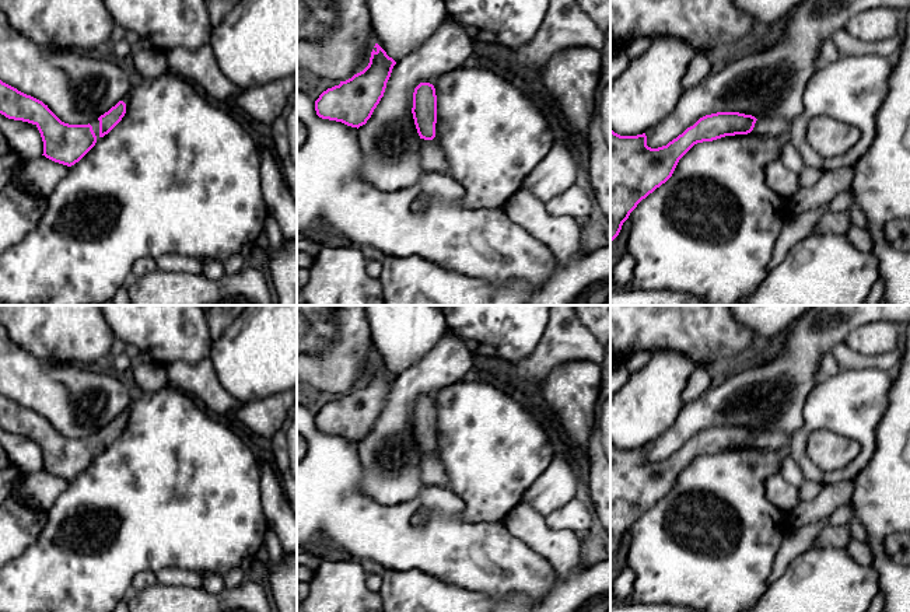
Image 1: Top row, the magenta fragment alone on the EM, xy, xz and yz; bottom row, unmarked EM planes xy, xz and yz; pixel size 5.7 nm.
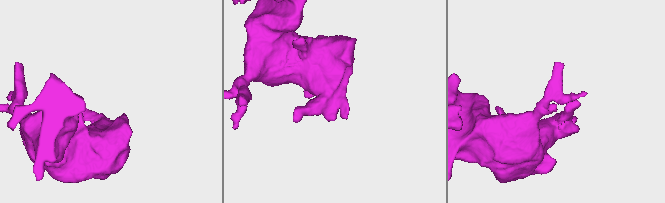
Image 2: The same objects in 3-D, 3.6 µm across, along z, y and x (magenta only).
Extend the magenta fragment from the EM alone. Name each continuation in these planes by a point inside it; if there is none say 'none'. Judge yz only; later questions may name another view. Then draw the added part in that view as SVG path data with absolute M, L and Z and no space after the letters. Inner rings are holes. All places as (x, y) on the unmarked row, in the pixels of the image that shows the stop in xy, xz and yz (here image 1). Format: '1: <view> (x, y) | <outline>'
1: yz (773, 440) | M763 431L757 433L750 447L759 451L778 451L788 447L790 437L783 431Z

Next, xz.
1: xz (431, 471) | M435 437L435 451L420 455L420 478L424 486L449 487L449 480L438 454L438 440Z

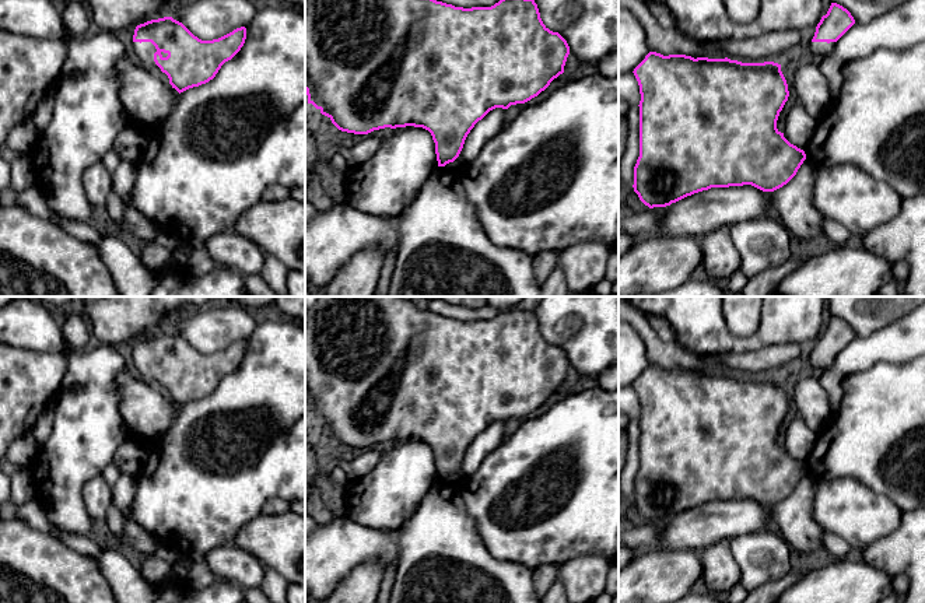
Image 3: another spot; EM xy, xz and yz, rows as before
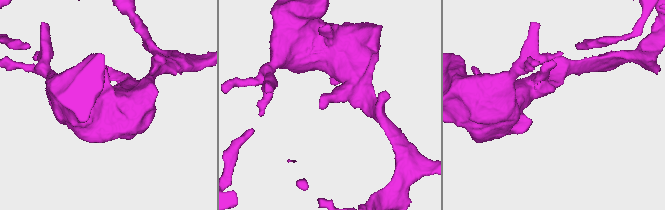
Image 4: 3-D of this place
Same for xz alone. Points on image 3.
none

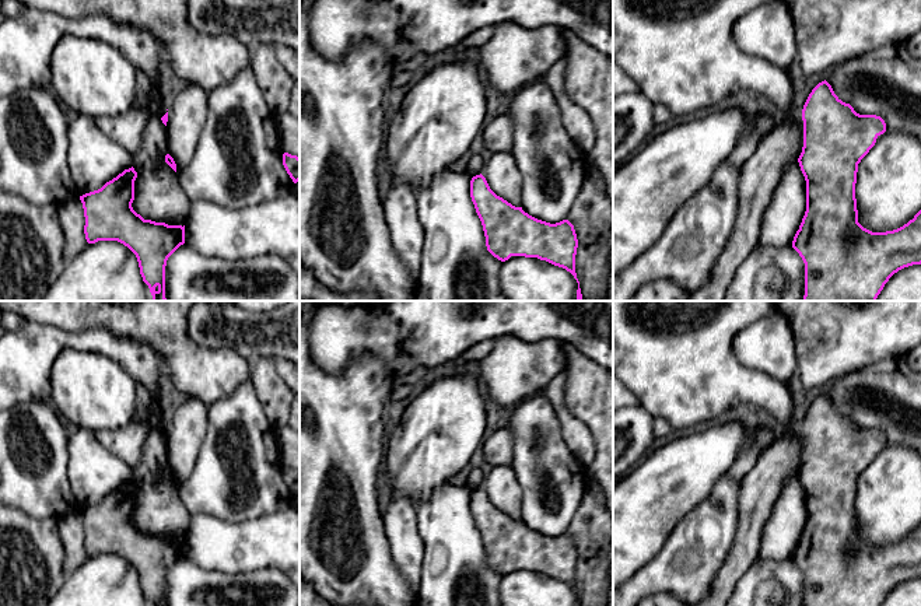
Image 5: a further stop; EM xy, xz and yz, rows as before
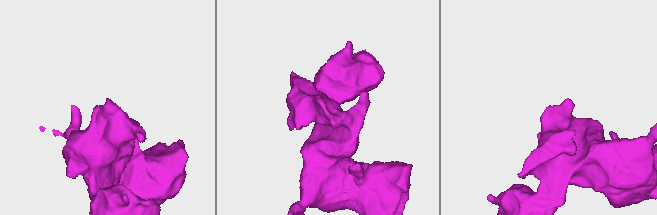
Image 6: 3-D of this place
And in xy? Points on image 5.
none

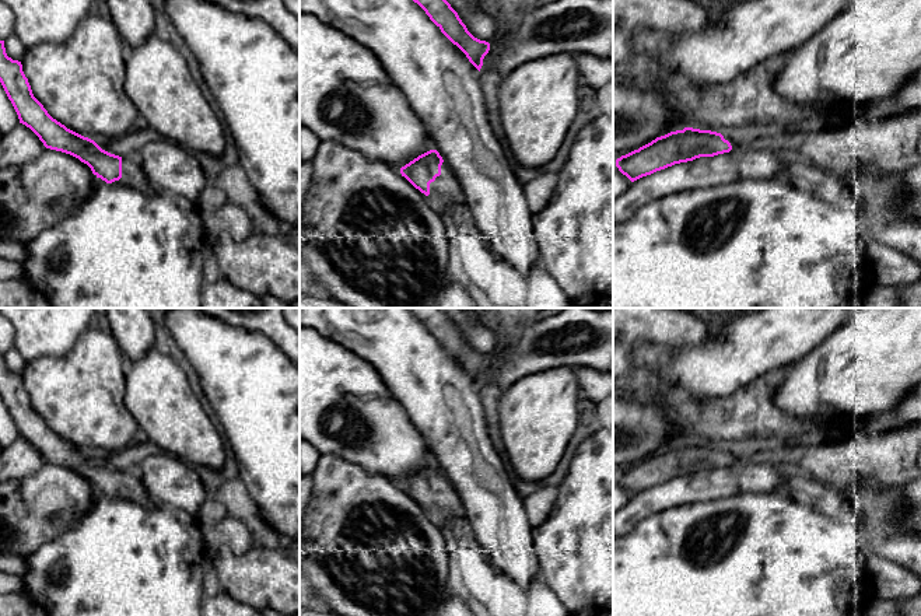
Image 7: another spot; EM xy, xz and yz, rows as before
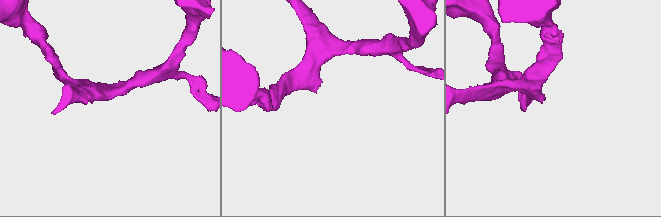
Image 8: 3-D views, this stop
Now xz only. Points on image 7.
1: xz (447, 499) | M442 476L441 489L430 497L430 508L435 508L448 515L451 526L462 533L463 526L460 522L465 519L463 504L454 484Z

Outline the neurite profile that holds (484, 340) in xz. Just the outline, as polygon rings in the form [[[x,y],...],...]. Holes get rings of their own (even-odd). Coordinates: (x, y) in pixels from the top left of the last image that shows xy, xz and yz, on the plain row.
[[[441,308],[458,326],[467,344],[477,353],[494,356],[507,342],[500,333],[484,328],[480,316],[469,308]]]

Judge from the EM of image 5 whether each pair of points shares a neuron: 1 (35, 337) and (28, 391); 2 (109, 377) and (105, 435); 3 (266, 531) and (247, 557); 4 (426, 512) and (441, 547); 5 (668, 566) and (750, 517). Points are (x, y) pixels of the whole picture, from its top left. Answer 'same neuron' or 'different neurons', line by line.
1: same neuron
2: different neurons
3: same neuron
4: same neuron
5: different neurons

